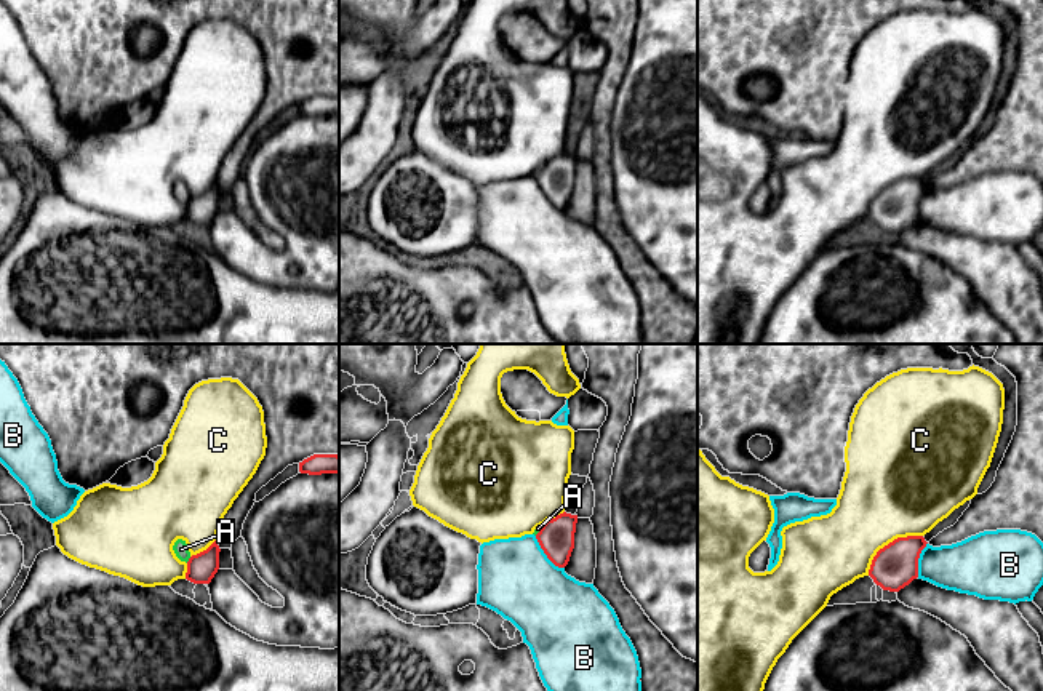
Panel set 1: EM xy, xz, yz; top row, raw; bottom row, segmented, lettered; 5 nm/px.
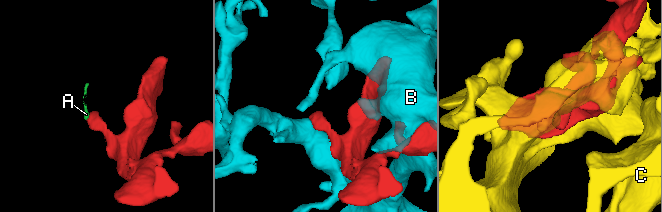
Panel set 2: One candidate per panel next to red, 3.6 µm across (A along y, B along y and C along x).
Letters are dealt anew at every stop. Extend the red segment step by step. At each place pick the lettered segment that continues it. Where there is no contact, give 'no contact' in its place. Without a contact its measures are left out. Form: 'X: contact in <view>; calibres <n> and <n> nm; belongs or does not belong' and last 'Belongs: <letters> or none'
A: contact in xy; calibres 140 and 80 nm; does not belong
B: contact in xz; calibres 180 and 380 nm; does not belong
C: contact in yz; calibres 220 and 460 nm; does not belong
Belongs: none

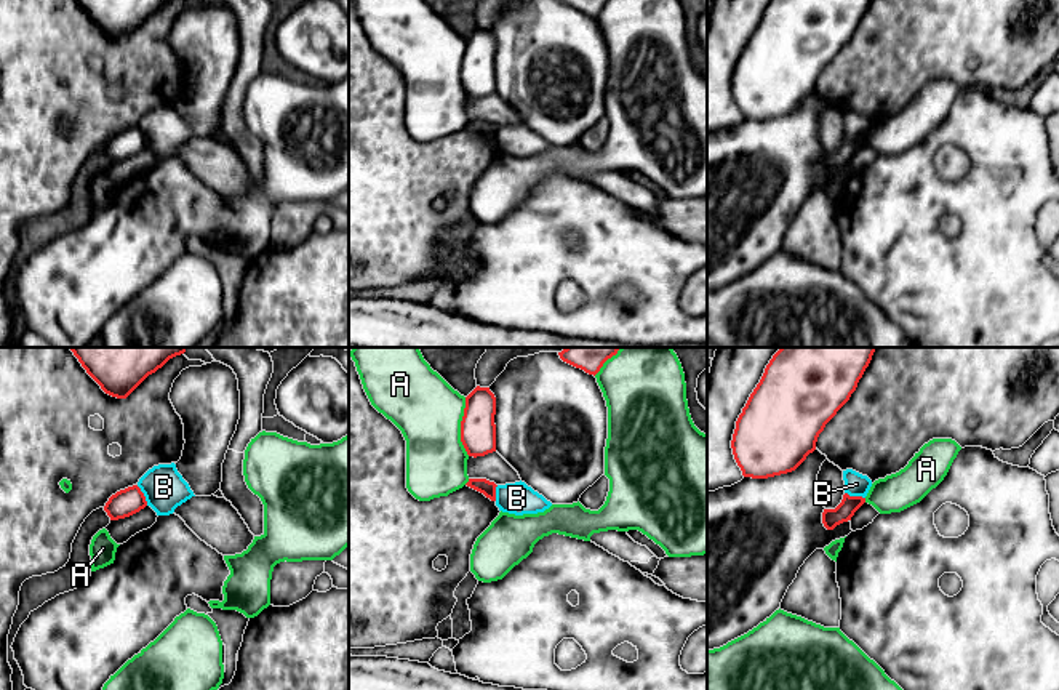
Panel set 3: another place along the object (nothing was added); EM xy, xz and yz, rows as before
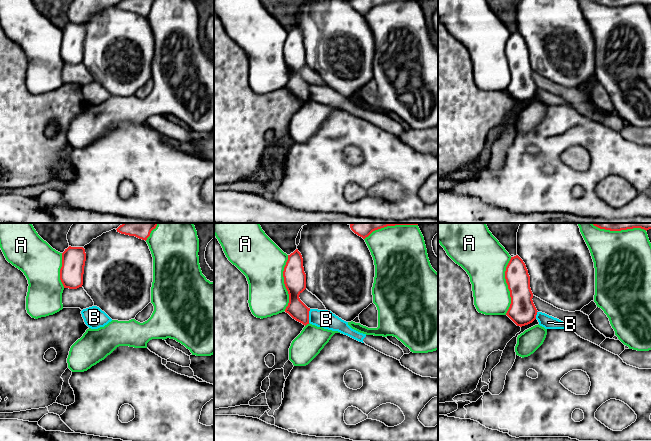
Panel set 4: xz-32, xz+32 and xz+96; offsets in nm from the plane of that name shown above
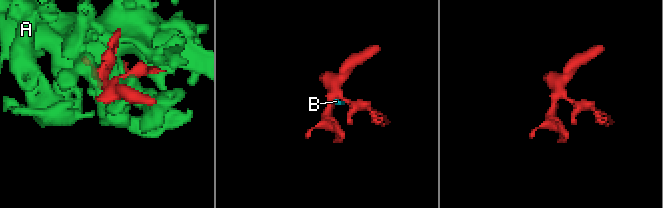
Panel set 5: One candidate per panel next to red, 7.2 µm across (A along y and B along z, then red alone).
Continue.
A: contact in xz; calibres 180 and 340 nm; does not belong
B: contact in xy; calibres 140 and 220 nm; does not belong
Belongs: none

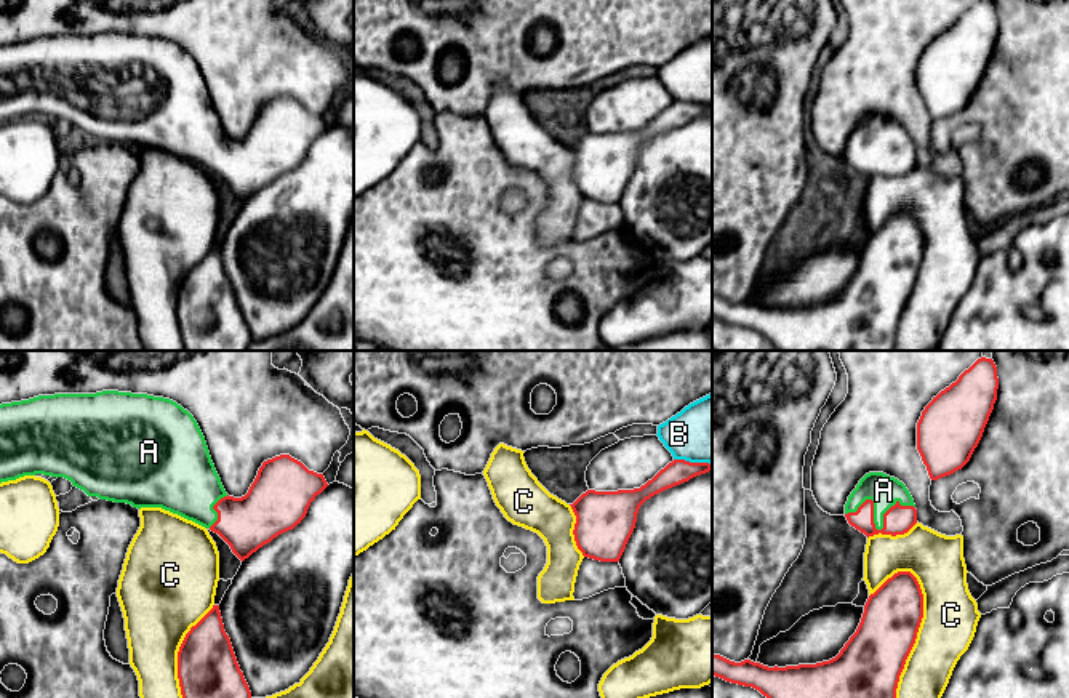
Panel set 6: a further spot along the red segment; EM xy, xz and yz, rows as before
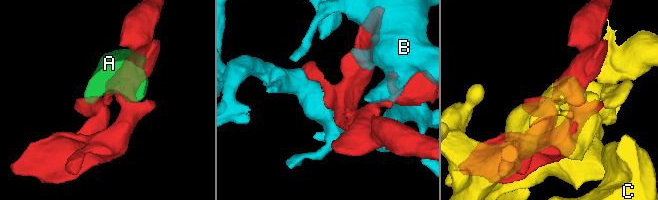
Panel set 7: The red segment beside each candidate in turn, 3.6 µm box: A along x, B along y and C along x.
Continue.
A: contact in yz; calibres 150 and 160 nm; belongs
B: contact in xz; calibres 120 and 320 nm; does not belong
C: contact in yz; calibres 320 and 280 nm; does not belong
Belongs: A

